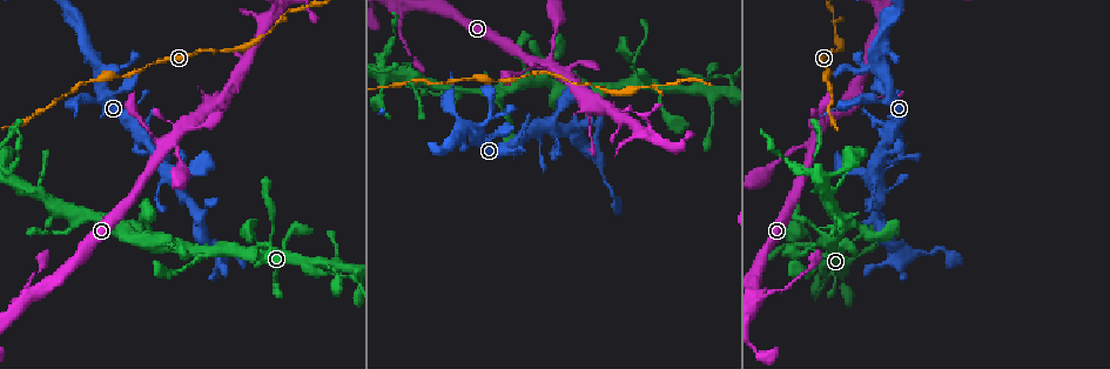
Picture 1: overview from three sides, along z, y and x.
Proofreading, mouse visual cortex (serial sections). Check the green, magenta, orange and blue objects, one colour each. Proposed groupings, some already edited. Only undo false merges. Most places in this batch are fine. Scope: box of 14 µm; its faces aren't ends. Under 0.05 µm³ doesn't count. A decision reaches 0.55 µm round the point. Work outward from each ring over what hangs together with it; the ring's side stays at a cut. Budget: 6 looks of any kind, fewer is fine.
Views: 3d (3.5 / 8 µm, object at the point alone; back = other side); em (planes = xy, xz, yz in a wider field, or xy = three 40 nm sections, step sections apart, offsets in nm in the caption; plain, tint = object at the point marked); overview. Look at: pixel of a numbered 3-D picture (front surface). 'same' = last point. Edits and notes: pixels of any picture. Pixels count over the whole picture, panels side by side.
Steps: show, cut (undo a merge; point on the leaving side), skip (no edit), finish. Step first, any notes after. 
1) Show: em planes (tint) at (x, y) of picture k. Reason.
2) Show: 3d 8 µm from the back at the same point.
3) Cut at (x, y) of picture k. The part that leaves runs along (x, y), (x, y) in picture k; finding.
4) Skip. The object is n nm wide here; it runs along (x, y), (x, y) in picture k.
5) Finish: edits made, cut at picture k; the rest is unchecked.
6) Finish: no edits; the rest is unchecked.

Show: 3d 3.5 µm at (540, 65) of picture 1.

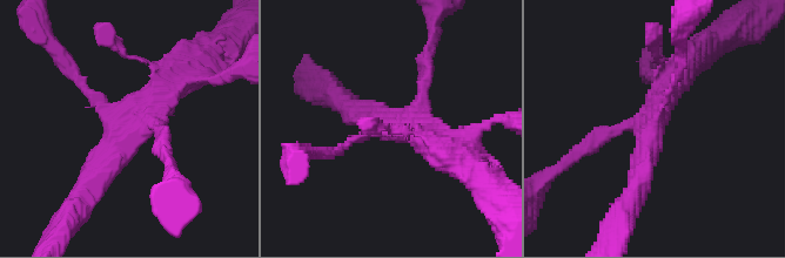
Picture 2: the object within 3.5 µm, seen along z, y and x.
Show: em xy step 2 (tint) at (135, 127) of picture 2. Now the EM.

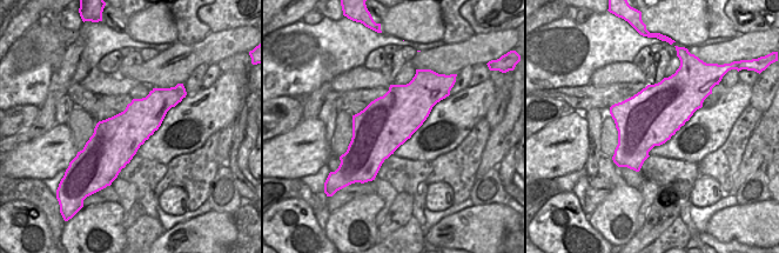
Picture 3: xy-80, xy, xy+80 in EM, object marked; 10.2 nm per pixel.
Skip. It runs along (88, 187), (149, 108), (189, 75) in picture 2; continuous, no second cell.

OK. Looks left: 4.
Show: 3d 3.5 µm at (767, 292) of picture 1. Calibre changes.

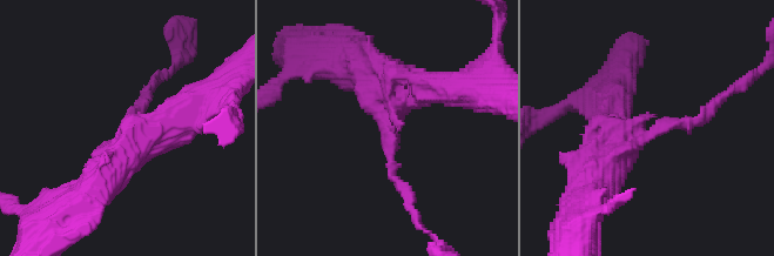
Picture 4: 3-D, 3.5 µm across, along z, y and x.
Show: em planes (tint) at (390, 131) of picture 4. Shape alone is not enough.

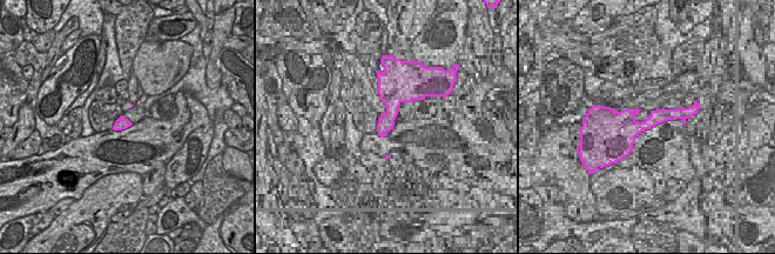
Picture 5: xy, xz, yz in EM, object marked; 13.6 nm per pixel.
Skip. The arms are 150, 450 nm wide; one cell here.

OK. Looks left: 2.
Show: em xy step 3 (tint) at (840, 251) of picture 1. Thick turns thin.

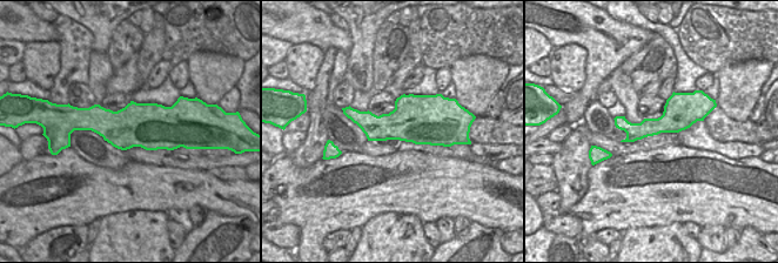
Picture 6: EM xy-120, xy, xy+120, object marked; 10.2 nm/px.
Show: 3d 3.5 µm at the same point. See where the arms go.

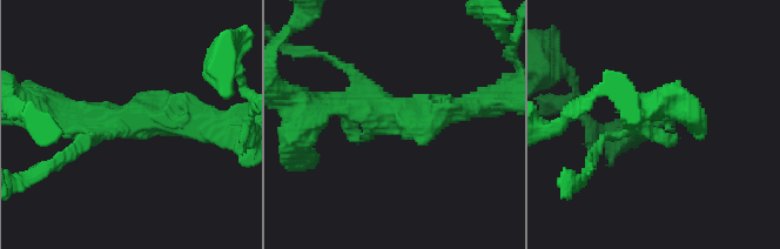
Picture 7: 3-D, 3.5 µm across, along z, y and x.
Skip. It runs along (201, 123), (46, 109) in picture 7; one cell here.

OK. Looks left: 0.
Finish: no edits; the rest is unchecked.

